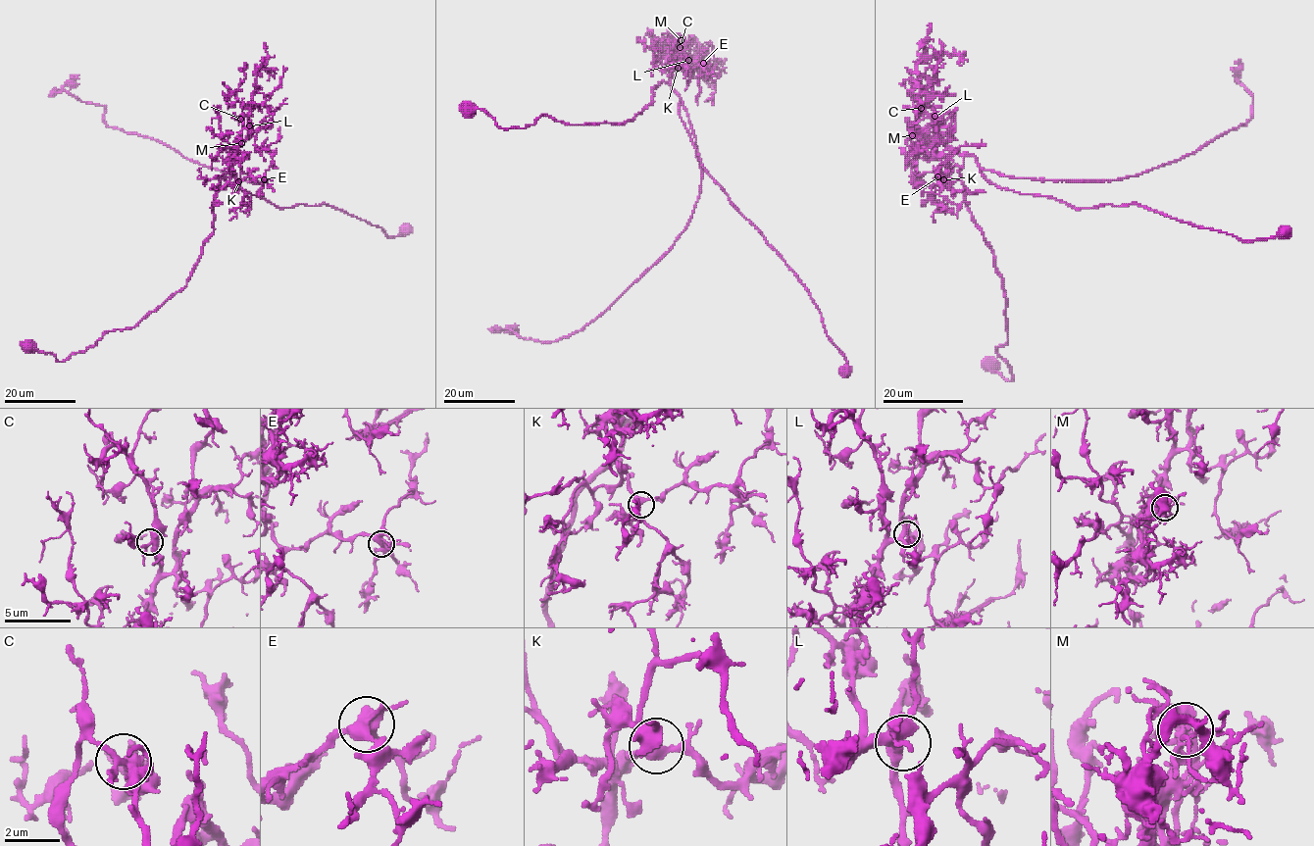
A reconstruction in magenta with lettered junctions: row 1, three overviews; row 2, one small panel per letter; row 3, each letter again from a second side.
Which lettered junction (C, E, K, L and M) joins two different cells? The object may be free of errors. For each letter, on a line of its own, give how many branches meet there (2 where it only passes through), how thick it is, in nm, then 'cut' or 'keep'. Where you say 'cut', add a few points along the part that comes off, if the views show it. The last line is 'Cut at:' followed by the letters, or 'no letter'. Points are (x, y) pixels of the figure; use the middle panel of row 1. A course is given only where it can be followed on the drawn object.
C: 4 | 400 nm | keep
E: 5 | 400 nm | keep
K: 5 | 320 nm | keep
L: 4 | 300 nm | keep
M: 6 | 400 nm | cut | (680, 40), (669, 85), (682, 101), (701, 171), (689, 223), (581, 329), (544, 342), (502, 330), (519, 328)
Cut at: M

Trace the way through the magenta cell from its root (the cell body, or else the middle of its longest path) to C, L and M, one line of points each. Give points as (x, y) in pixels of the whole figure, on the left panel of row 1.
C: (29, 347), (66, 360), (105, 332), (134, 326), (186, 285), (213, 232), (216, 192), (231, 168), (240, 119)
L: (29, 347), (66, 360), (105, 332), (134, 326), (186, 285), (213, 232), (230, 150), (249, 125)
M: (29, 347), (66, 360), (179, 291), (213, 232), (216, 192), (240, 142)

